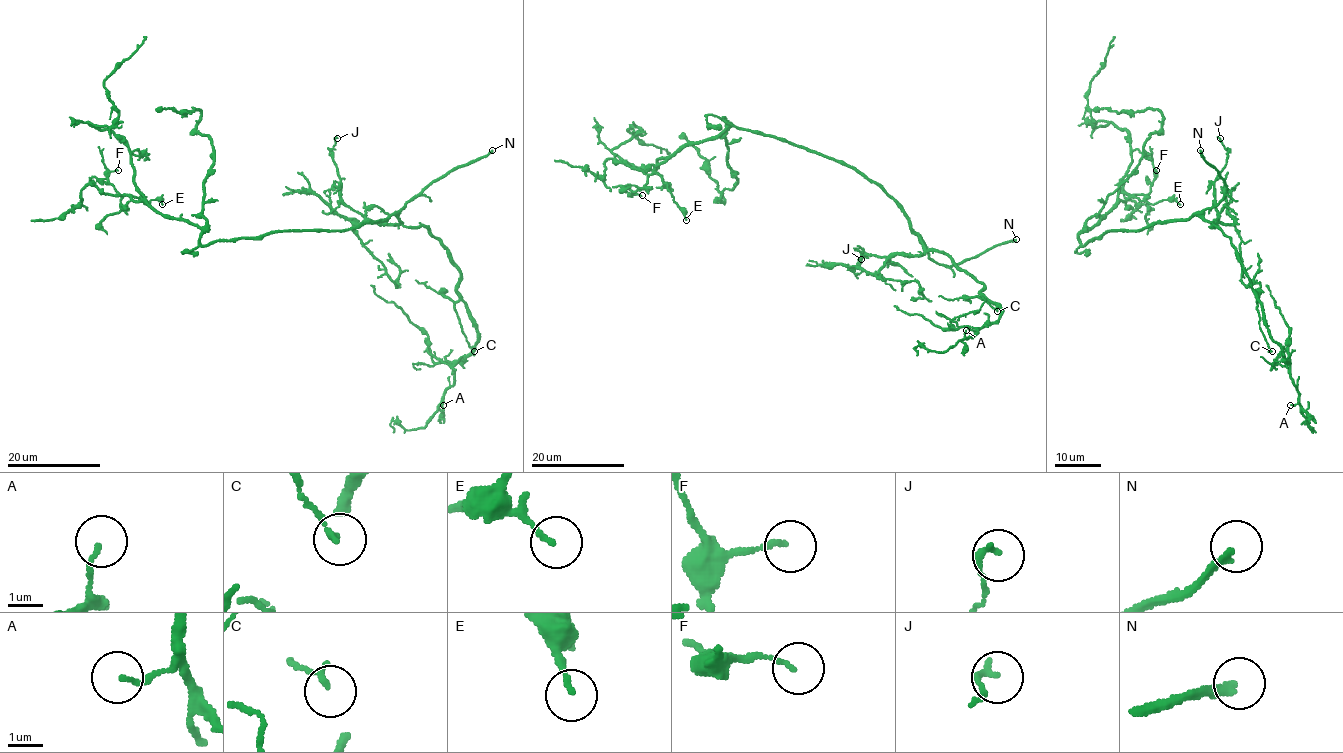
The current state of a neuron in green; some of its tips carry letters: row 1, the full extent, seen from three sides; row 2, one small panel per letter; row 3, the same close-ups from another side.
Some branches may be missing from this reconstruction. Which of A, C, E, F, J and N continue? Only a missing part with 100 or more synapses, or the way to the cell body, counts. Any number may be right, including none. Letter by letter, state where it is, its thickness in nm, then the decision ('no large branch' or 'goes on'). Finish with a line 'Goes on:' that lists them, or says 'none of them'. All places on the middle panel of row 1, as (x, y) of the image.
A: at (966, 330); 120 nm thick; no large branch
C: at (997, 311); 160 nm thick; no large branch
E: at (686, 220); 140 nm thick; no large branch
F: at (642, 195); 130 nm thick; no large branch
J: at (861, 259); 190 nm thick; no large branch
N: at (1016, 239); 200 nm thick; goes on
Goes on: N

